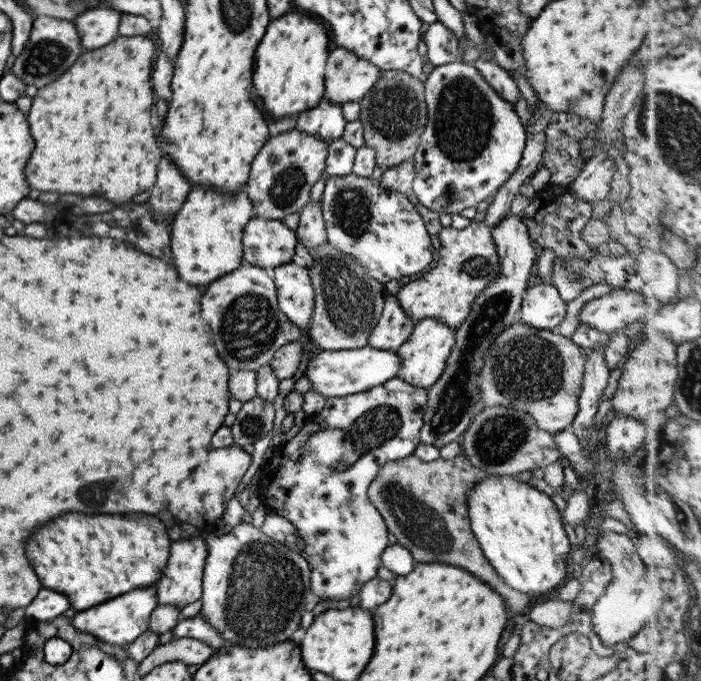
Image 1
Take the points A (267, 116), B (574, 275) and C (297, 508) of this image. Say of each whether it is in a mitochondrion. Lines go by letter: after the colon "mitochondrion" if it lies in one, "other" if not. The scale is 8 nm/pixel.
A: other
B: mitochondrion
C: other

